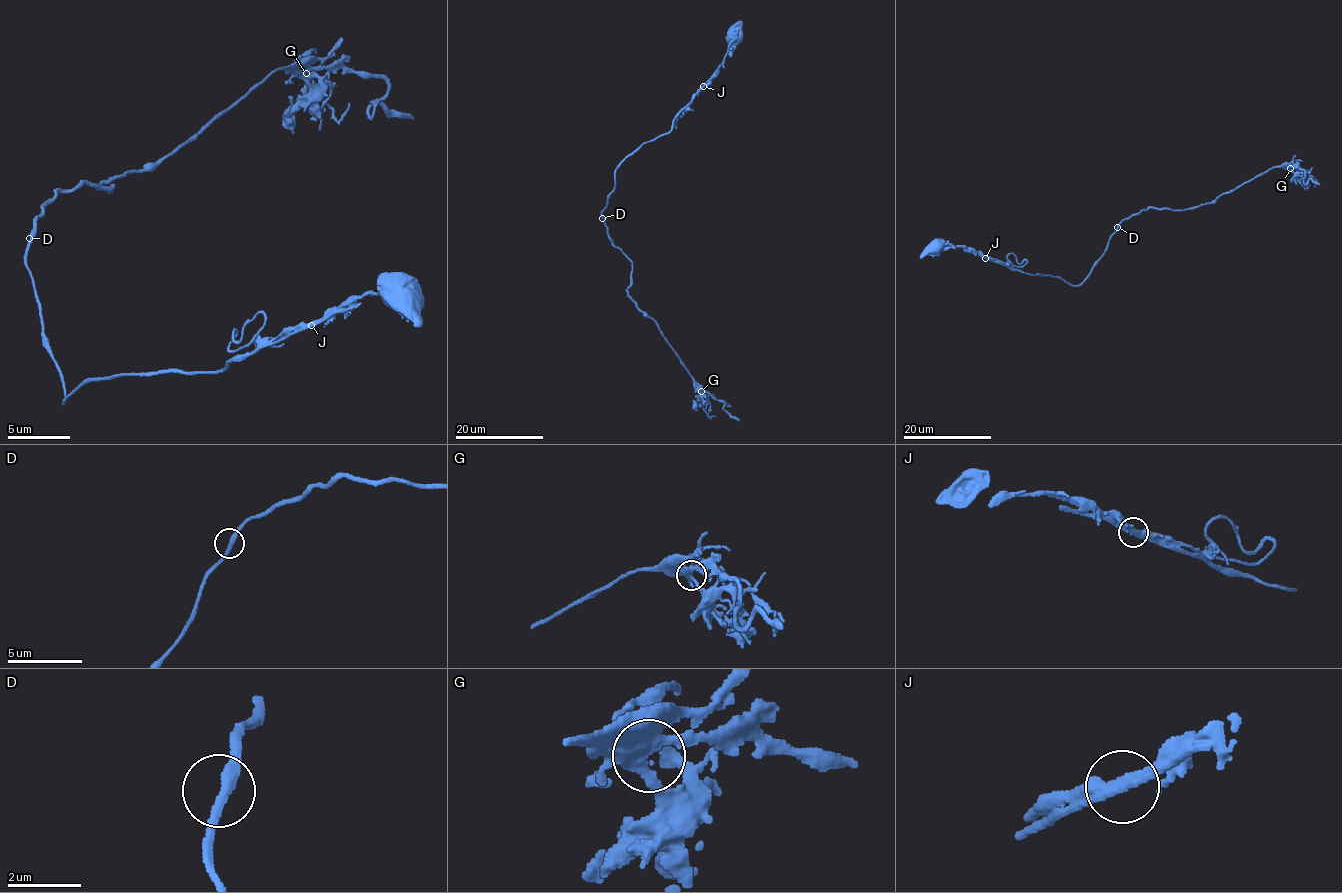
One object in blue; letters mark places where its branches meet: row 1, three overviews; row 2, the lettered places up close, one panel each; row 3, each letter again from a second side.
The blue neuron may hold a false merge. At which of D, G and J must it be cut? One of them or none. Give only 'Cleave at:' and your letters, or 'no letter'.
Cleave at: no letter

